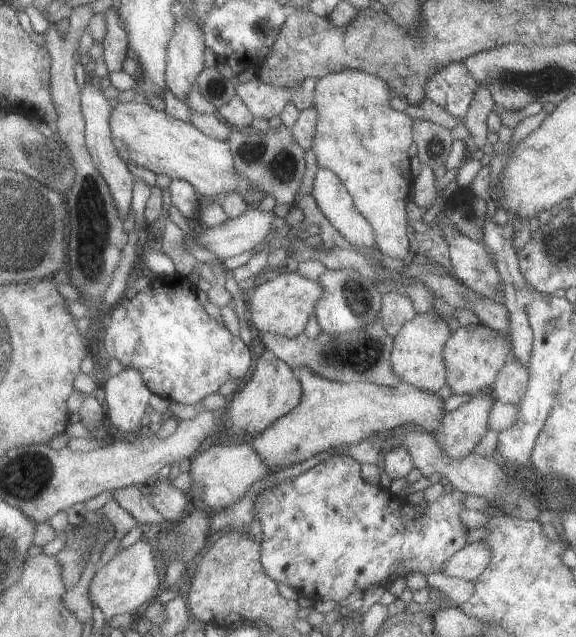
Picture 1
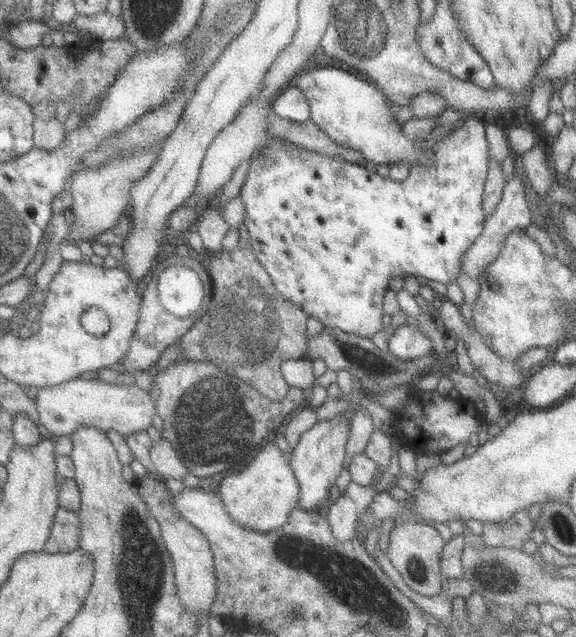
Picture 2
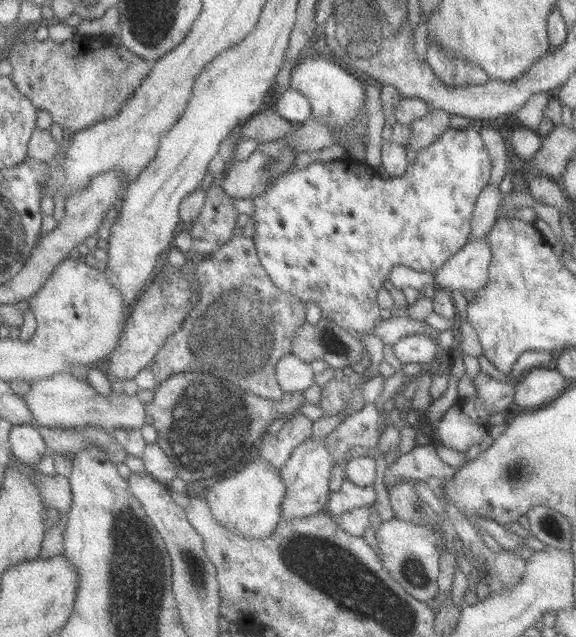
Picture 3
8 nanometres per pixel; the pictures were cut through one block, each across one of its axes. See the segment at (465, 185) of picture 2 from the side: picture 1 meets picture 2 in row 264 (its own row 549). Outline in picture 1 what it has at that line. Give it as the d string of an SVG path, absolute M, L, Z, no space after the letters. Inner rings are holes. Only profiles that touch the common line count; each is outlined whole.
M344 454L334 455L315 464L312 468L295 476L294 479L280 483L272 487L272 490L266 489L262 491L255 500L255 505L252 508L254 520L259 518L262 526L262 532L258 536L262 544L262 566L268 576L278 583L282 582L282 584L294 588L299 596L308 596L314 602L317 600L335 600L336 603L339 603L355 590L363 590L364 592L369 588L379 585L388 586L392 580L398 578L398 576L404 577L408 572L421 572L424 576L430 573L438 573L440 567L455 552L458 552L467 545L466 538L469 530L460 520L460 510L464 510L461 502L466 497L464 493L454 490L453 492L448 492L448 494L444 493L433 504L428 504L428 501L424 500L421 504L415 505L403 496L392 494L388 488L380 484L372 486L372 484L365 482L360 475L360 466L361 464L356 462L351 456ZM400 567L403 568L402 575L397 574Z

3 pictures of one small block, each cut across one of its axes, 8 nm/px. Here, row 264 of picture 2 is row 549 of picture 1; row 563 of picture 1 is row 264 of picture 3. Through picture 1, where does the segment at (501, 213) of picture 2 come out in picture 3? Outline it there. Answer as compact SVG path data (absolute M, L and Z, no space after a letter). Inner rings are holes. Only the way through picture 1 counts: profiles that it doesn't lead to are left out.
M488 234L469 240L460 251L436 270L434 285L444 291L472 291L484 287L488 280L488 264L492 258L492 247Z

